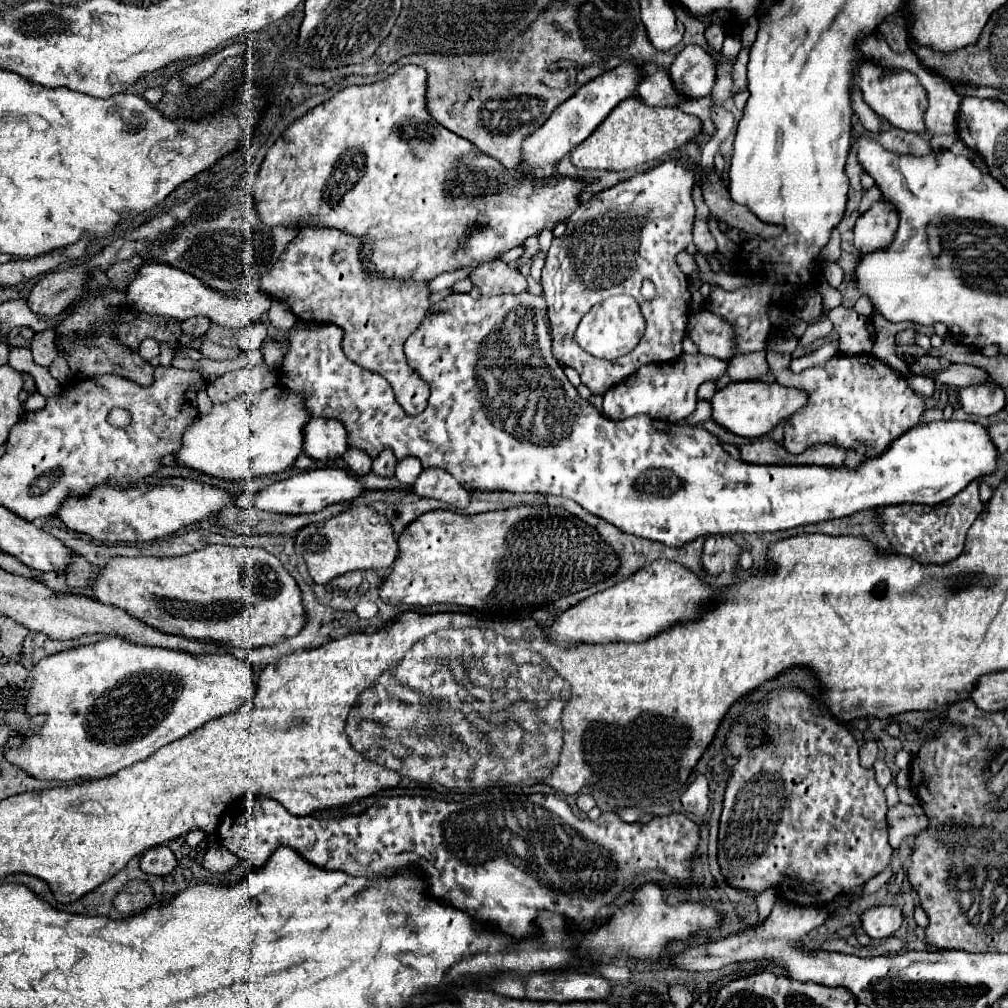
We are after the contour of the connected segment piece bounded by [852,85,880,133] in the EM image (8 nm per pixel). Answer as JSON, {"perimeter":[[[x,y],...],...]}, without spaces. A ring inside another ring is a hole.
{"perimeter":[[[852,85],[852,107],[854,107],[854,113],[856,117],[860,119],[862,127],[876,133],[878,127],[880,127],[880,117],[862,101],[862,95],[860,95],[860,89],[856,85]]]}

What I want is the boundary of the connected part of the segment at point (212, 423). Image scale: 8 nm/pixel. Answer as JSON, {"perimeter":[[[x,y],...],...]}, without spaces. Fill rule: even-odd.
{"perimeter":[[[274,385],[256,395],[240,395],[228,403],[214,405],[208,415],[200,415],[194,427],[186,429],[182,449],[176,453],[180,465],[198,469],[202,473],[220,479],[254,479],[262,475],[274,475],[288,469],[298,455],[304,453],[304,429],[310,423],[312,413],[306,407],[306,397],[300,391],[290,391],[282,385]]]}

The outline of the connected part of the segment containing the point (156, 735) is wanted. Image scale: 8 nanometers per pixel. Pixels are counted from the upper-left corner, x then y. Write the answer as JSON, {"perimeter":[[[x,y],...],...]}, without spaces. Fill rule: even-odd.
{"perimeter":[[[106,637],[100,643],[94,645],[86,645],[86,647],[76,647],[70,651],[62,651],[58,655],[50,655],[44,657],[32,671],[30,677],[32,687],[28,689],[30,693],[26,695],[26,705],[28,711],[32,715],[36,713],[44,713],[48,715],[46,723],[42,725],[42,729],[36,735],[30,735],[22,741],[20,747],[12,747],[6,751],[6,759],[8,763],[14,763],[18,767],[22,767],[24,771],[30,771],[30,775],[38,777],[38,779],[58,779],[58,781],[72,781],[72,779],[102,779],[108,775],[118,773],[120,769],[130,767],[136,761],[142,761],[146,757],[150,757],[154,751],[158,751],[160,747],[172,743],[174,739],[180,739],[184,735],[188,735],[190,731],[202,727],[204,723],[208,723],[210,719],[222,717],[226,713],[236,711],[242,703],[250,701],[256,689],[256,681],[254,681],[254,673],[250,669],[248,663],[240,661],[238,657],[230,655],[230,653],[214,653],[214,655],[206,655],[206,657],[198,657],[198,655],[190,655],[190,653],[180,653],[174,649],[160,649],[160,647],[142,647],[142,645],[134,645],[134,643],[126,643],[124,639],[118,637]]]}

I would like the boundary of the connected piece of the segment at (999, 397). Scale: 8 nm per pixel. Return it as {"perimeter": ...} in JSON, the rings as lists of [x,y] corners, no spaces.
{"perimeter":[[[990,381],[990,383],[978,383],[972,387],[960,389],[960,403],[966,413],[990,417],[1004,407],[1006,399],[1004,399],[1002,387]]]}

